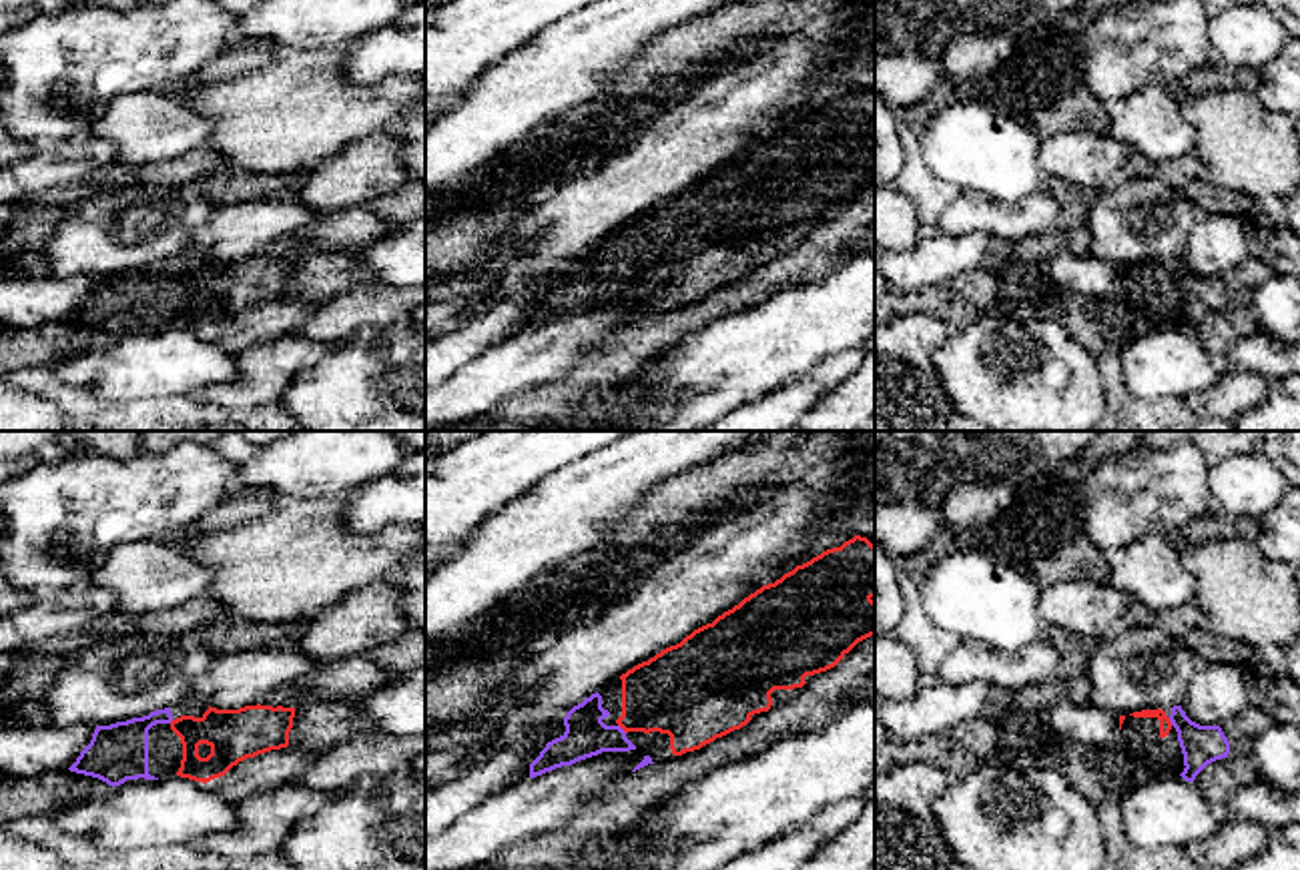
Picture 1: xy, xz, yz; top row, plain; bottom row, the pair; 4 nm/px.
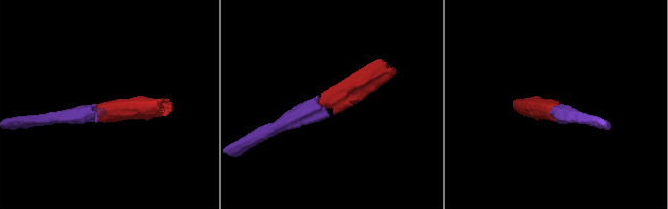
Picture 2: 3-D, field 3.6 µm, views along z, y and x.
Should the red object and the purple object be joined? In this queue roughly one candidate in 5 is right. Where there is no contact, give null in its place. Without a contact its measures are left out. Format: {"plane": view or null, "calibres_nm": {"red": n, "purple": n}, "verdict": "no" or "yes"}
{"plane": "xz", "calibres_nm": {"red": 320, "purple": 170}, "verdict": "yes"}

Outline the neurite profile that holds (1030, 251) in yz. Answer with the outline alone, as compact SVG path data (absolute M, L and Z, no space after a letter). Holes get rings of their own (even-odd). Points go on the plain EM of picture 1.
M1041 233L1015 243L1011 261L1045 267L1061 251L1067 251L1065 233Z

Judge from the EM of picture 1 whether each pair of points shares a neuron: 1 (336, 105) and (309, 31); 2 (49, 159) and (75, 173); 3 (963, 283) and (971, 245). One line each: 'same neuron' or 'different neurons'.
1: different neurons
2: same neuron
3: different neurons

